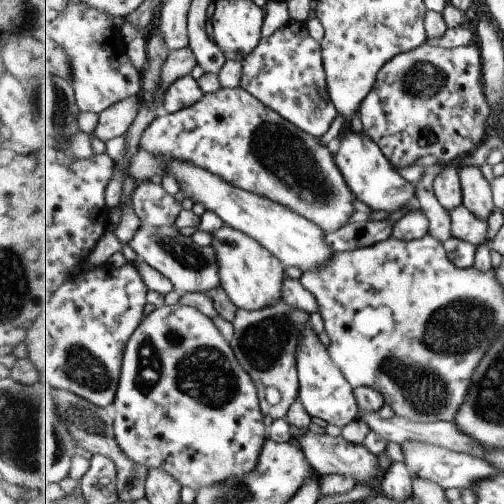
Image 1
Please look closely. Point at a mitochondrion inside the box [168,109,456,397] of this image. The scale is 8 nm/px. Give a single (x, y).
(287, 158)

